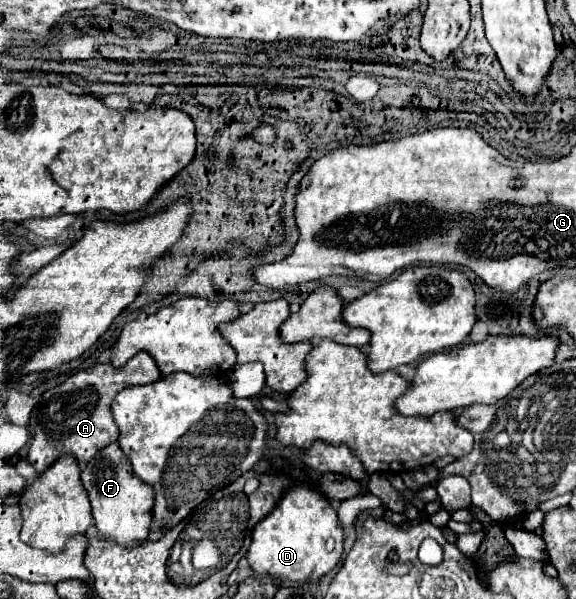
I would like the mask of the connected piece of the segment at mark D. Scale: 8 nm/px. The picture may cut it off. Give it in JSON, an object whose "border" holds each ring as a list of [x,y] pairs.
{"border":[[[294,485],[284,491],[270,515],[256,523],[246,557],[250,567],[260,575],[270,573],[280,581],[318,581],[338,565],[342,543],[344,531],[330,501],[316,489]]]}

